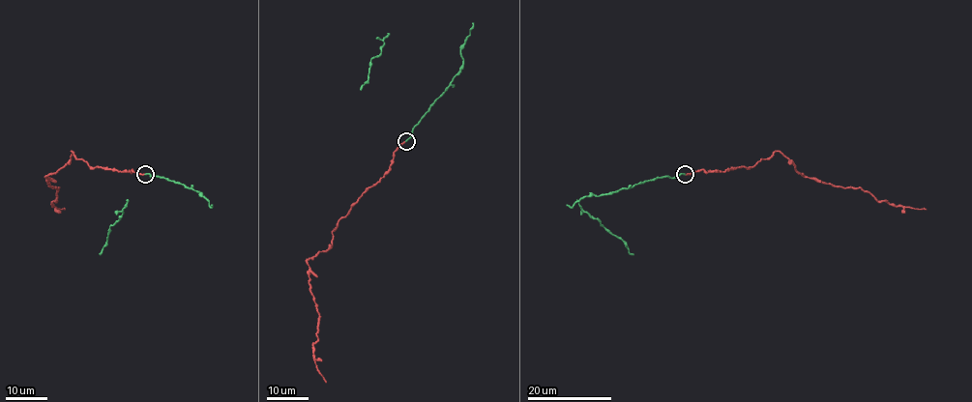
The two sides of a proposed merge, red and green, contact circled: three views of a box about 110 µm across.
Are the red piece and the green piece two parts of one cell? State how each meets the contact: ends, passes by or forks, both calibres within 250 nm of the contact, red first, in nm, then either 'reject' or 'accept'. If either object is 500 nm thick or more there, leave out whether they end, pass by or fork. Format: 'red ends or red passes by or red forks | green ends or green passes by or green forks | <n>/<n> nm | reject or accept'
red ends | green ends | 190/200 nm | reject

